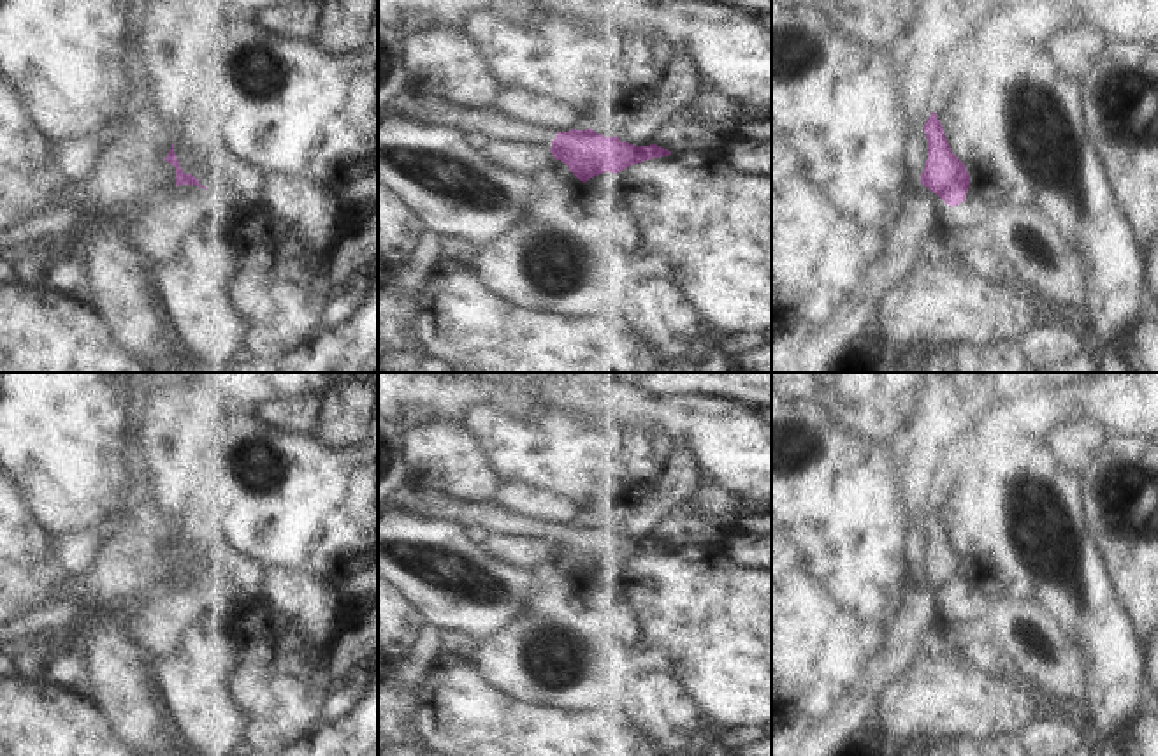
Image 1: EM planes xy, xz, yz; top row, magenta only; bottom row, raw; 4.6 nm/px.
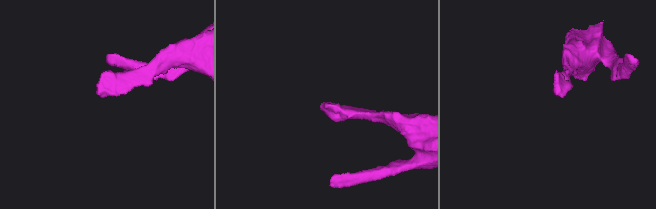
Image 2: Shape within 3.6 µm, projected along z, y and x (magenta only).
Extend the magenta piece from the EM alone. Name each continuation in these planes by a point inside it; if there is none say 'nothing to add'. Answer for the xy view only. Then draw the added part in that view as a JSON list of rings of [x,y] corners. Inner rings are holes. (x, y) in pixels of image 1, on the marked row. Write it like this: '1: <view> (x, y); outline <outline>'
1: xy (125, 169); outline [[[146,84],[134,86],[118,137],[104,144],[84,179],[67,179],[37,214],[70,207],[97,218],[109,207],[148,200],[163,185],[160,160],[172,144],[172,132],[151,107]]]

